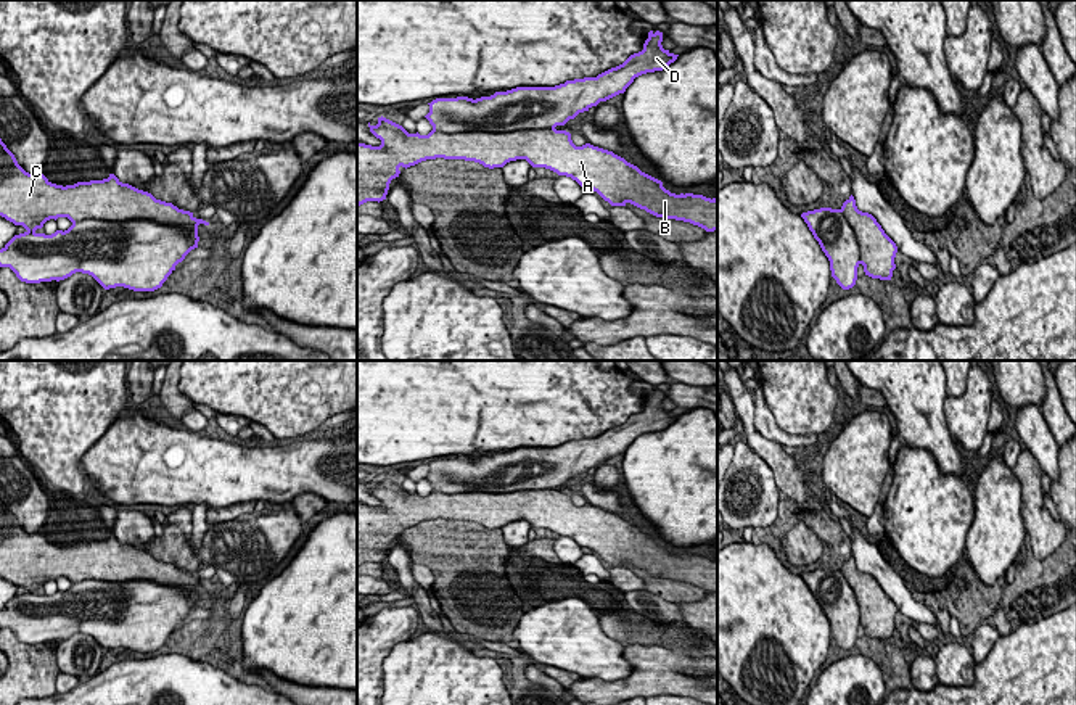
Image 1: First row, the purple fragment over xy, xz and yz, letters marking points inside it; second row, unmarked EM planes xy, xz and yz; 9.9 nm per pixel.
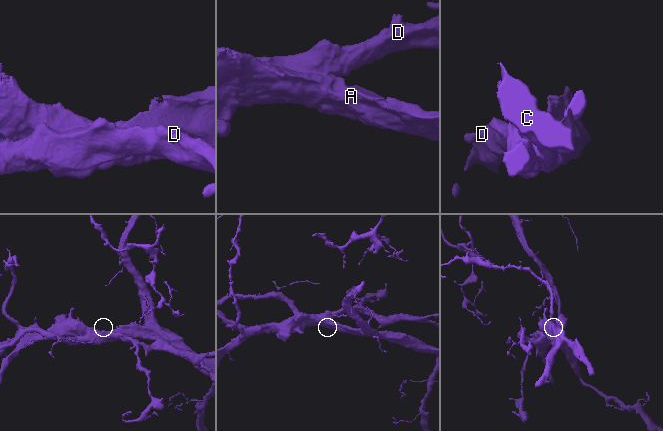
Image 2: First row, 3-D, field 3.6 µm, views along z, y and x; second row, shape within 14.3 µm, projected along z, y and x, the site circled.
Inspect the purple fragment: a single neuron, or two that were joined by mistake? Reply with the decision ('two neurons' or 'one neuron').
two neurons

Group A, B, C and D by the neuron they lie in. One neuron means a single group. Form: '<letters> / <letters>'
A B C / D

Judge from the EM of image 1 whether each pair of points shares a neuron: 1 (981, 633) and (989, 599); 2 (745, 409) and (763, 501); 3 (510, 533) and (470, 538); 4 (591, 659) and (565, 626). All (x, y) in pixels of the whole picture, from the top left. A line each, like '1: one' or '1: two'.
1: two
2: two
3: two
4: one

